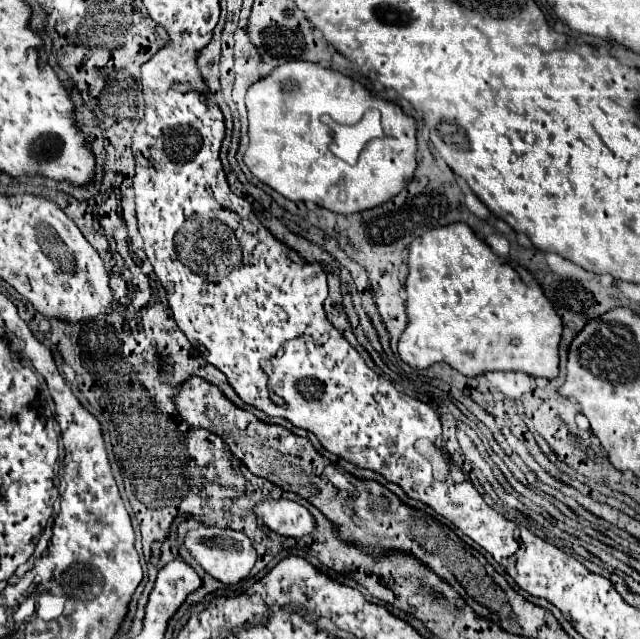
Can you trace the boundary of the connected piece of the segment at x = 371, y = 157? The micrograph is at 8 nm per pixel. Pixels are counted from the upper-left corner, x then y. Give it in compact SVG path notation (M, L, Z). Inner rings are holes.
M291 61L251 85L245 103L249 111L249 147L243 161L261 183L273 187L285 199L313 201L333 213L351 215L393 199L417 169L413 117L405 115L399 105L371 95L359 81L339 71L309 61ZM369 109L381 111L385 137L367 143L359 161L349 165L329 151L333 137L331 129L321 123L321 115L327 113L337 123L357 123Z

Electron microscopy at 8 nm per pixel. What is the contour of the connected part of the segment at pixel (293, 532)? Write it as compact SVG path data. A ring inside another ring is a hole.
M263 501L255 507L257 517L283 537L303 537L315 529L311 513L295 501Z

